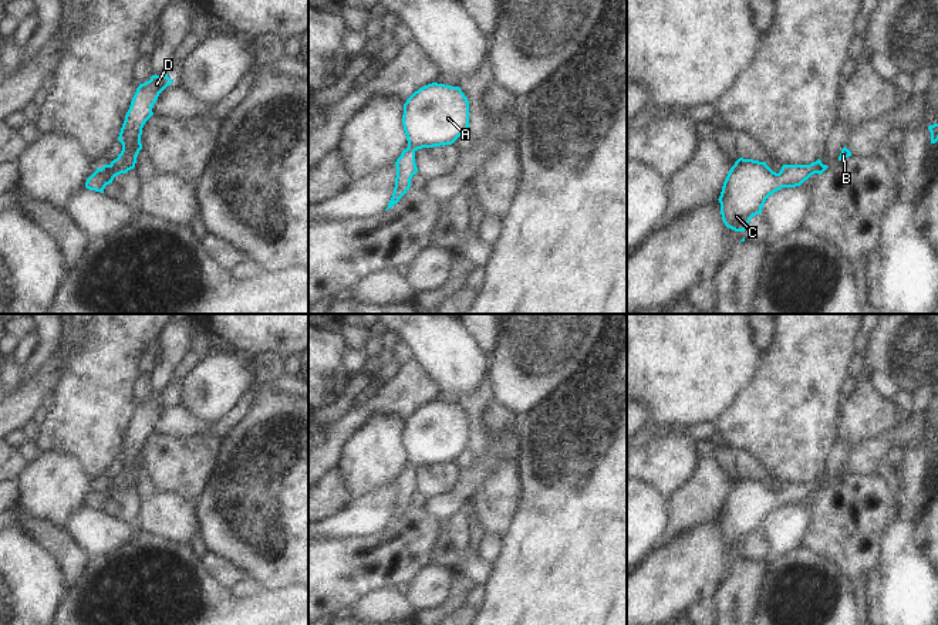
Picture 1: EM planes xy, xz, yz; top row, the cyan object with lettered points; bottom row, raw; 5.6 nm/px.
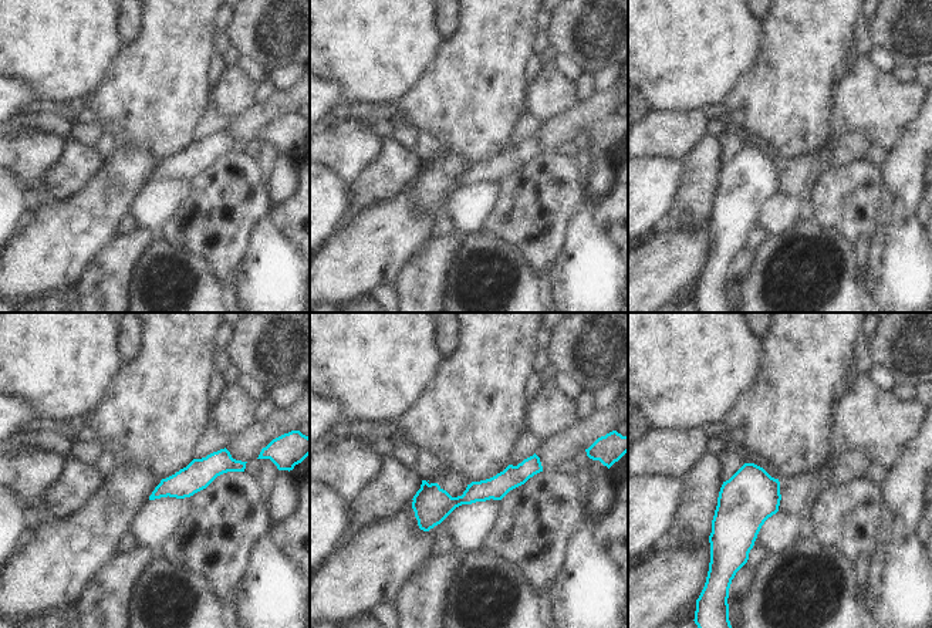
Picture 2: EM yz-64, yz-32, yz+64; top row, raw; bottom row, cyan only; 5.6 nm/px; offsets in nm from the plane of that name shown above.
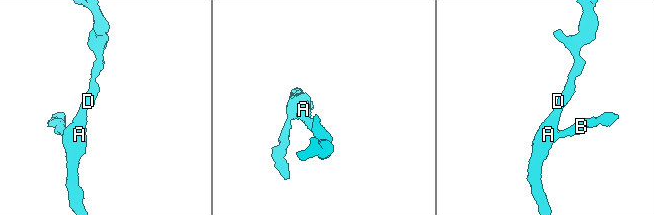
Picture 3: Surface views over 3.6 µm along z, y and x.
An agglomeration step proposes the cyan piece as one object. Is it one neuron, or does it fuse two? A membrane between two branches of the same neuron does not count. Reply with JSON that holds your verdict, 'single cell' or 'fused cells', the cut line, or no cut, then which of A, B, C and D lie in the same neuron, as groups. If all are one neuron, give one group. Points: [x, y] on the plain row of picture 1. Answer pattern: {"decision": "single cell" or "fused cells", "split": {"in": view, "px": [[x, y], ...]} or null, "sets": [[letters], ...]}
{"decision": "single cell", "split": null, "sets": [["A", "B", "C", "D"]]}

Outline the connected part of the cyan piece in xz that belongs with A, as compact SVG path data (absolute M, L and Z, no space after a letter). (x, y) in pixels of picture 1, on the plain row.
M428 402L404 422L402 443L408 466L395 480L395 506L385 528L411 506L411 497L418 490L418 467L452 463L469 446L469 419L459 405Z

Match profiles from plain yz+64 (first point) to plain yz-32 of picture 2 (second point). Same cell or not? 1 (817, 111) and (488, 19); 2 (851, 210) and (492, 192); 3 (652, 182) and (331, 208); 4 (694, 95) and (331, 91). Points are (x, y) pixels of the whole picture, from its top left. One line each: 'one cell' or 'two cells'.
1: one cell
2: two cells
3: one cell
4: two cells

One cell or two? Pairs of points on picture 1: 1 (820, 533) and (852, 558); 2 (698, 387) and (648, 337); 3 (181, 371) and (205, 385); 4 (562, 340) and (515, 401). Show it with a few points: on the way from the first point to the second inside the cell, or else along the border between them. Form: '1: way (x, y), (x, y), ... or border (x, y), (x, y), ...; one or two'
1: way (827, 534), (844, 551); one
2: way (685, 374), (661, 350); one
3: border (201, 360), (182, 378), (172, 398); two
4: way (546, 355), (520, 385); one

